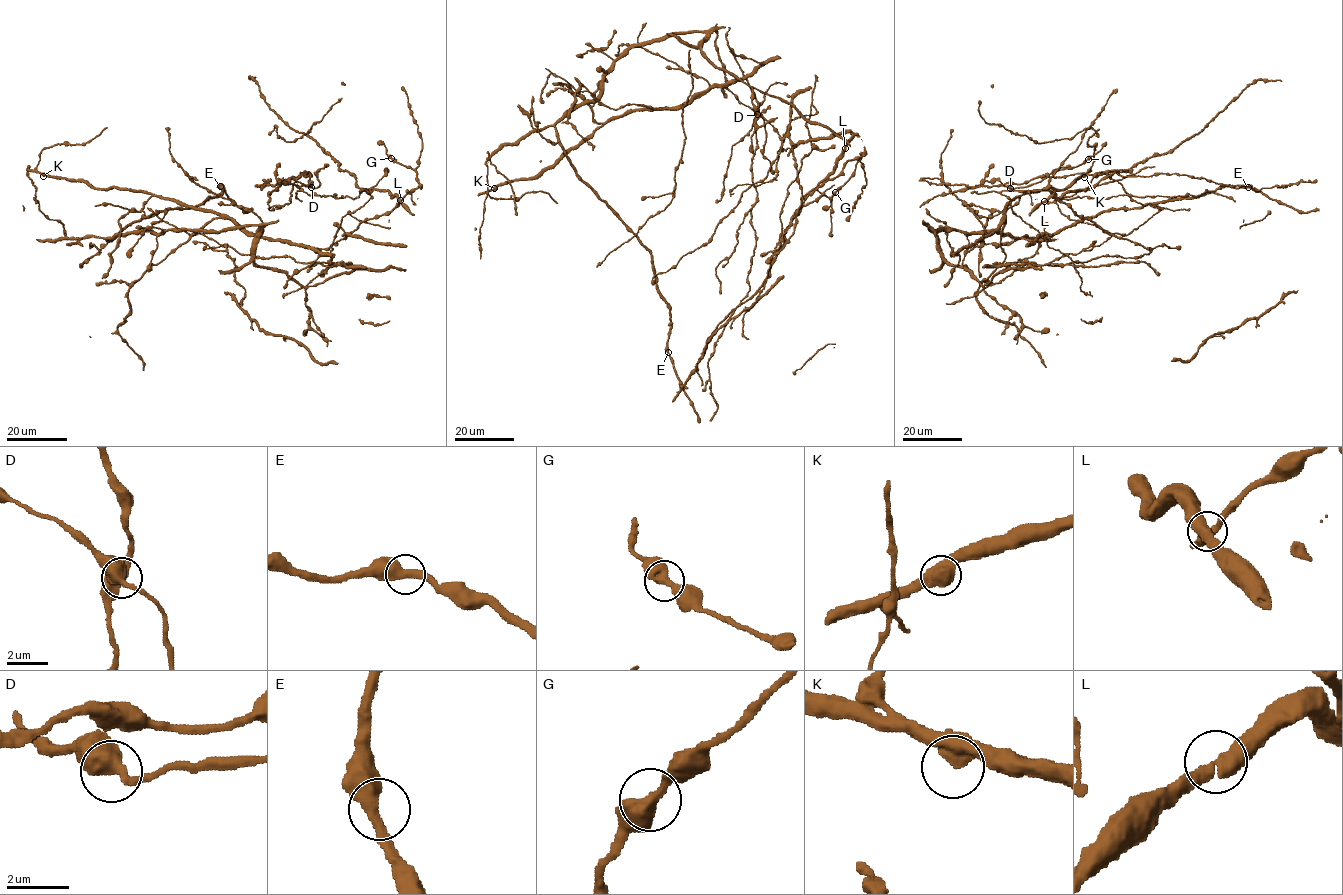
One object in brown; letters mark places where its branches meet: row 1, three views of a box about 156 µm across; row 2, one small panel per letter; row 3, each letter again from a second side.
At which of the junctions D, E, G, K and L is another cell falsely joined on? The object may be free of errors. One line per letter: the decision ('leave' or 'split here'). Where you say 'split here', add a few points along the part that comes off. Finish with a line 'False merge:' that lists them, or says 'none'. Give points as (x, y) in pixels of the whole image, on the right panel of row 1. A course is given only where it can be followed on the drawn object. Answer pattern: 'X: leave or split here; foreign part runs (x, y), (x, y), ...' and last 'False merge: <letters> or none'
D: leave
E: leave
G: leave
K: leave
L: leave
False merge: none

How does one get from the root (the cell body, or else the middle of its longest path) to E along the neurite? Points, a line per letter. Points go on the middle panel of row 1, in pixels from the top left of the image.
E: (727, 72), (701, 51), (704, 33), (637, 43), (599, 95), (555, 125), (575, 173), (649, 252), (668, 352)

